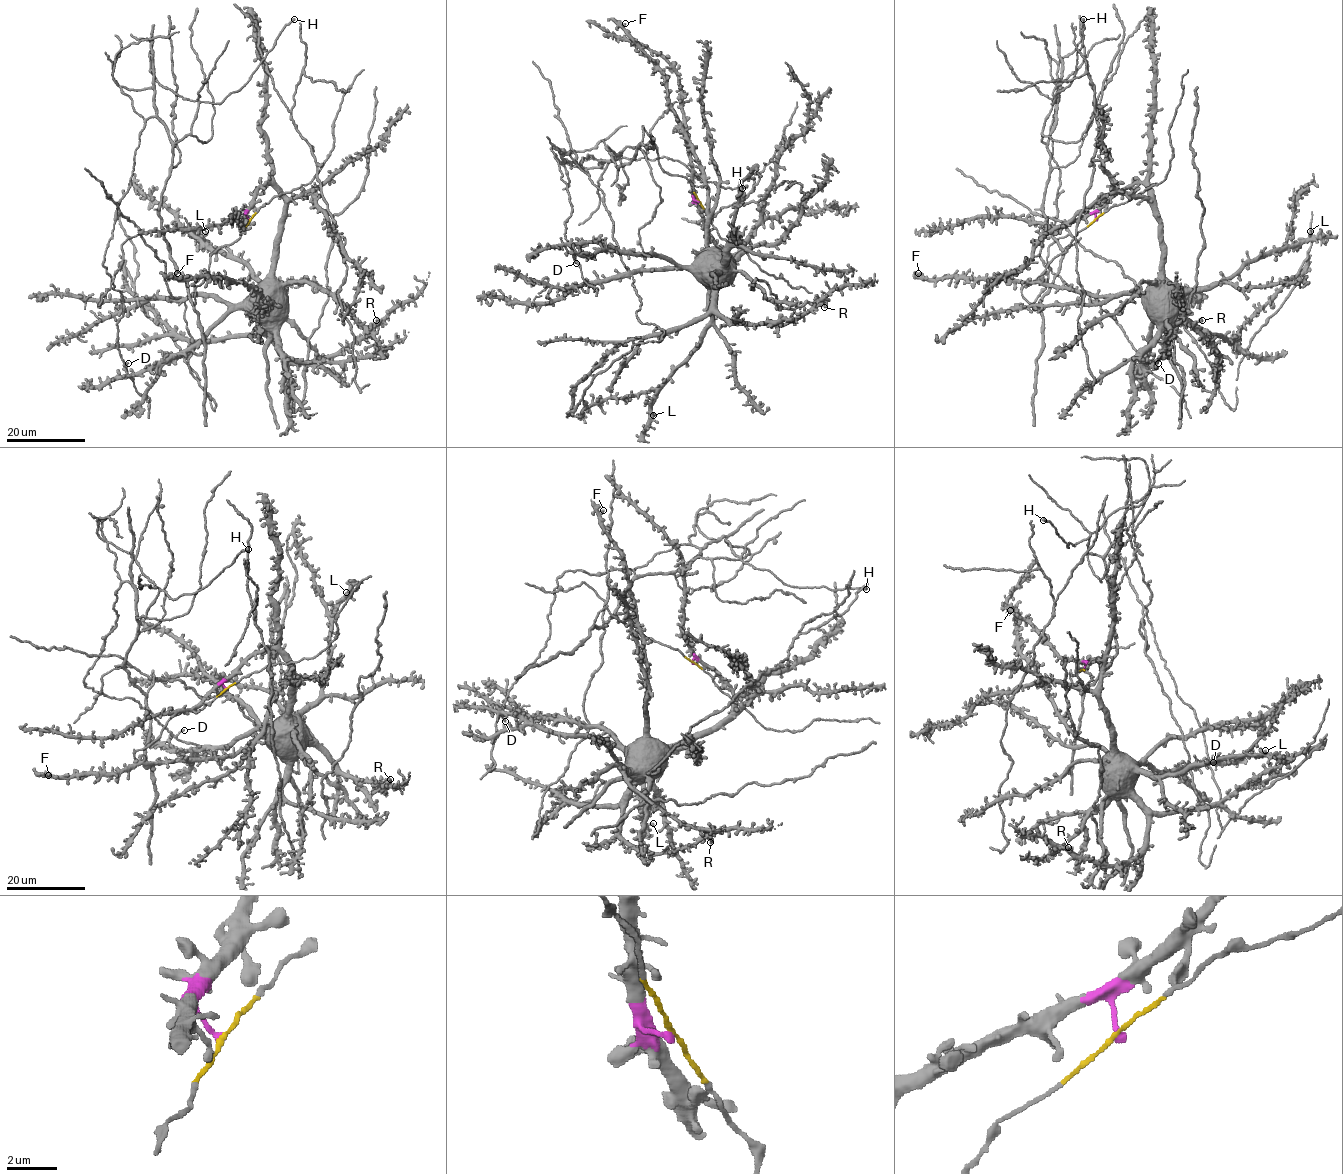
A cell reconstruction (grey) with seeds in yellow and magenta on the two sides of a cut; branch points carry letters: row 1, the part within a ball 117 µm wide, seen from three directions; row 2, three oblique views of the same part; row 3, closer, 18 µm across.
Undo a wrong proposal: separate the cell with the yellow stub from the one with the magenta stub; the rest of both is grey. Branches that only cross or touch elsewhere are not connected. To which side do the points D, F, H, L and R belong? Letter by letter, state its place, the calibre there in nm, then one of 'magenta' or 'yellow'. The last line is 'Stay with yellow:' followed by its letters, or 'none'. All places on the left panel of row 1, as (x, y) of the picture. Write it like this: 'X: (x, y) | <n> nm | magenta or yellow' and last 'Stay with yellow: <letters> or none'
D: (128, 363) | 190 nm | yellow
F: (177, 273) | 240 nm | magenta
H: (294, 19) | 280 nm | yellow
L: (205, 231) | 340 nm | magenta
R: (376, 320) | 460 nm | magenta
Stay with yellow: D, H

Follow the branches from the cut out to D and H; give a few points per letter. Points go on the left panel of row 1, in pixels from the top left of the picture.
D: (250, 219), (211, 256), (194, 305), (159, 212), (172, 141), (146, 120), (103, 264), (128, 363)
H: (250, 219), (211, 256), (194, 305), (159, 212), (172, 148), (191, 132), (198, 104), (241, 88), (294, 19)

